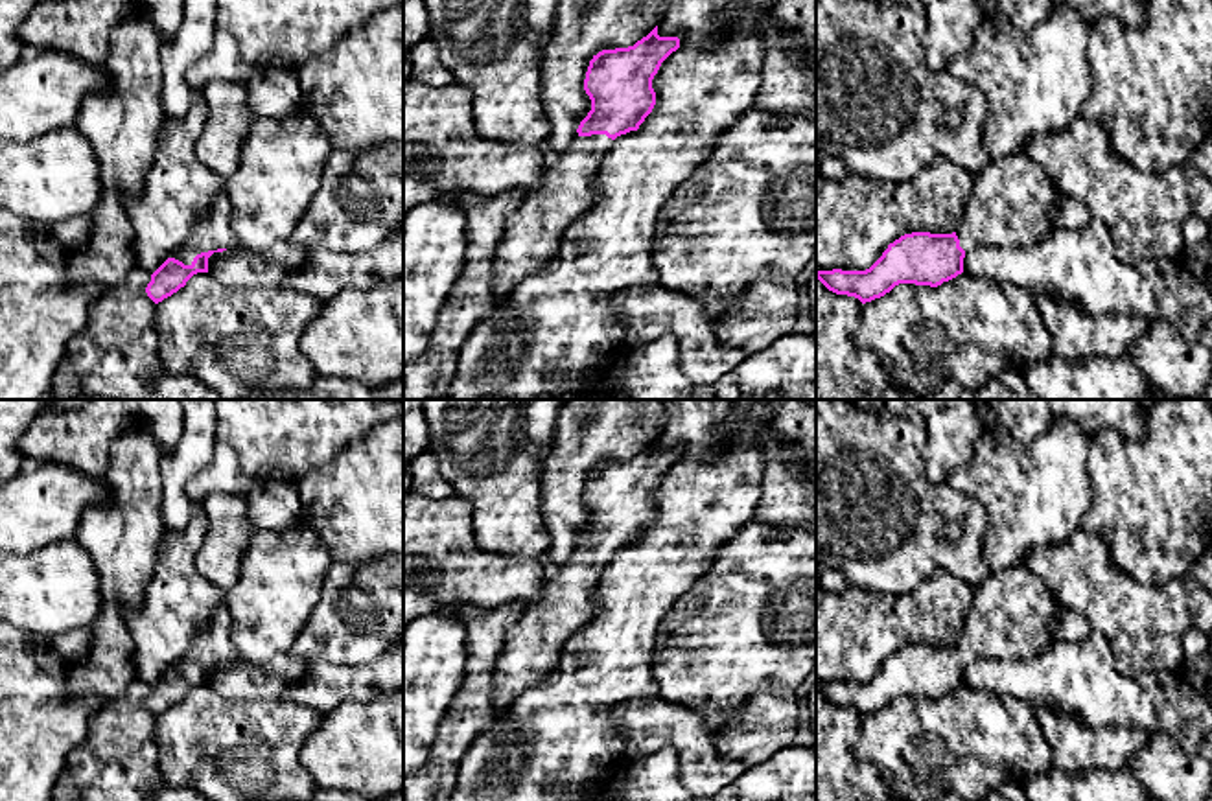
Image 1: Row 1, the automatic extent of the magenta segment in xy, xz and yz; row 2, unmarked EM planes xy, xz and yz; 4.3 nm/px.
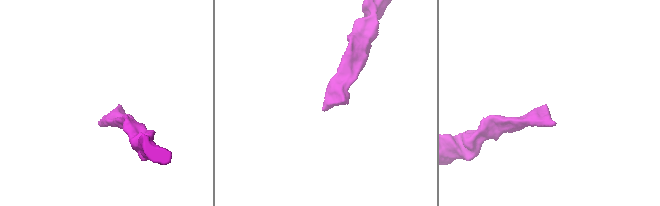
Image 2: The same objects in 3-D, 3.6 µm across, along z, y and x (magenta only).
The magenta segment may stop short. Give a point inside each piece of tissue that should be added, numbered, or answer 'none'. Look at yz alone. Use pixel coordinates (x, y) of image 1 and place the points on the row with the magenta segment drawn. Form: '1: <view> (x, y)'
1: yz (1012, 205)

